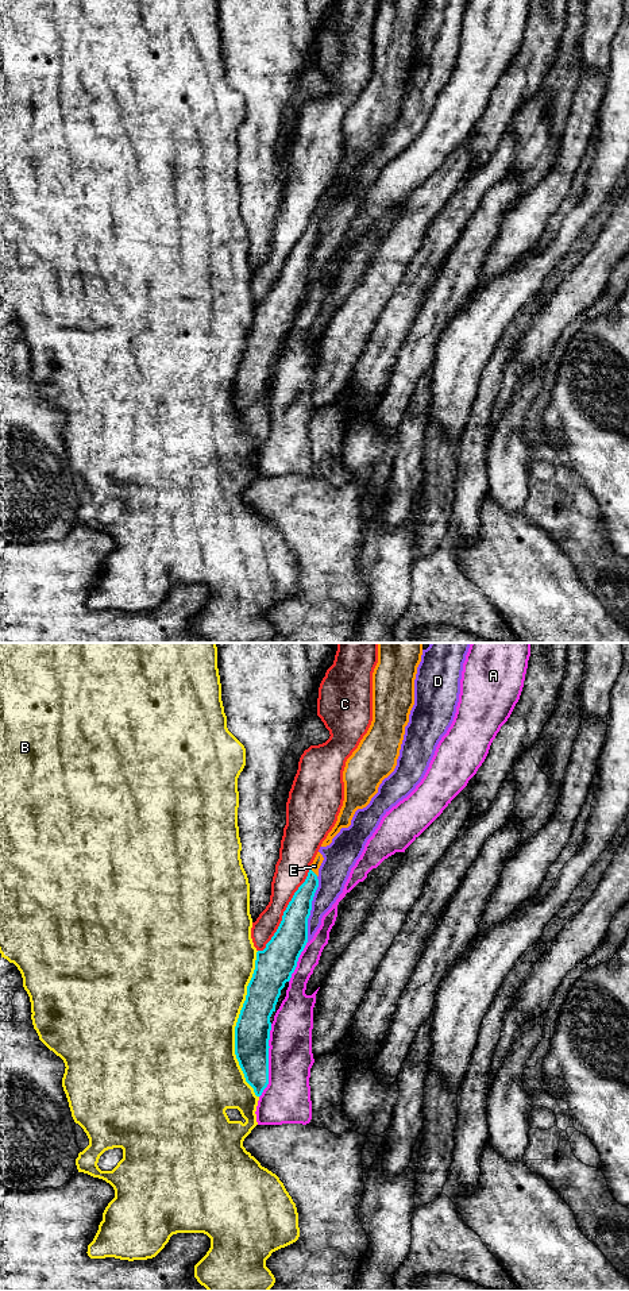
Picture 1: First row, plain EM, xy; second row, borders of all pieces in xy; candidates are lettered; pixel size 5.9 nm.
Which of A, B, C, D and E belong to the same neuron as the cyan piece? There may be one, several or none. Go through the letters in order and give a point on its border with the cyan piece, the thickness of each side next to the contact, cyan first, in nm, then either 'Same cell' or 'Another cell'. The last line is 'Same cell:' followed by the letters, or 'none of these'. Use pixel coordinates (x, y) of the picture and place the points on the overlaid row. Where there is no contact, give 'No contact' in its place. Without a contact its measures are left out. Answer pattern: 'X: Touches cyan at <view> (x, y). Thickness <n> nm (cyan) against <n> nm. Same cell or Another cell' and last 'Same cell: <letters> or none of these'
A: Touches cyan at xy (267, 1060). Thickness 200 nm (cyan) against 280 nm. Another cell
B: Touches cyan at xy (236, 1024). Thickness 200 nm (cyan) against 500 nm. Another cell
C: Touches cyan at xy (284, 912). Thickness 200 nm (cyan) against 190 nm. Another cell
D: Touches cyan at xy (311, 909). Thickness 200 nm (cyan) against 180 nm. Another cell
E: Touches cyan at xy (313, 873). Thickness 140 nm (cyan) against 60 nm. Same cell
Same cell: E

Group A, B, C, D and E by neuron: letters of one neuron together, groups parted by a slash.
A / B / C / D / E

